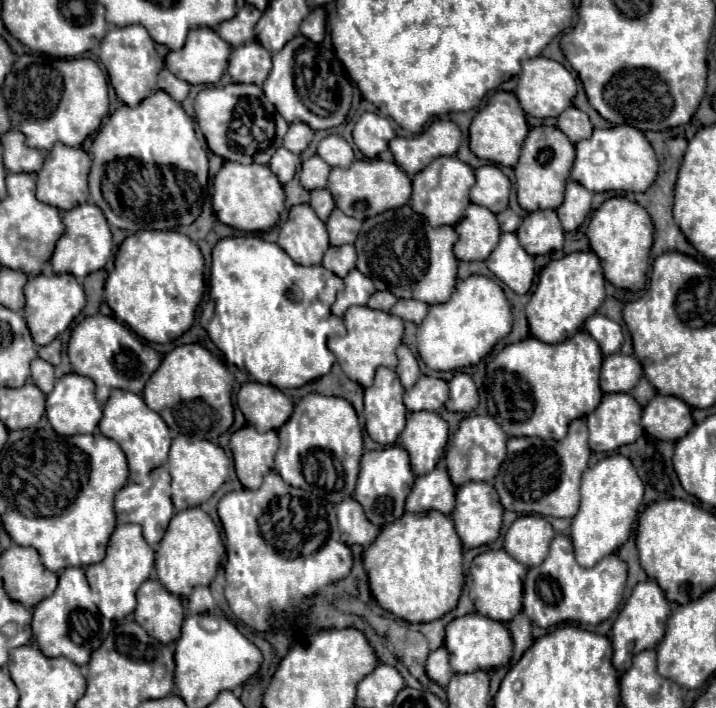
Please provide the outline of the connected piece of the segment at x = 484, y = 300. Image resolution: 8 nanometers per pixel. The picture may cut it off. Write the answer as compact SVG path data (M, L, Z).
M474 274L456 284L456 290L448 302L430 306L428 316L418 326L416 334L418 354L432 370L458 370L478 364L494 348L494 344L510 332L510 328L512 312L504 290L492 278Z

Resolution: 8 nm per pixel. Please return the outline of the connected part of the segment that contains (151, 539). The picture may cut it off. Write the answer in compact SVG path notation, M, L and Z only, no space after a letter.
M164 468L154 470L154 480L152 482L144 482L144 484L130 482L130 484L126 484L122 490L116 492L116 500L114 500L114 512L116 512L118 522L120 524L126 524L126 522L140 524L142 526L142 536L150 546L156 546L162 540L162 536L168 528L168 522L174 516L174 506L172 506L170 492L168 492L170 476L162 476L162 470Z

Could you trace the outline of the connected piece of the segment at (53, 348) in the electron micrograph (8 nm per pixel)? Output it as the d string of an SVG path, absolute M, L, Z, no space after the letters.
M56 338L52 344L38 348L38 356L40 356L42 360L46 360L48 364L52 364L52 366L60 364L60 352L62 352L62 344L60 344L58 338Z

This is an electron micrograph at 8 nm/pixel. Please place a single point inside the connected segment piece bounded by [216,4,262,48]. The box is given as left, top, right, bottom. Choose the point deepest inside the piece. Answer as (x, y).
(239, 30)

